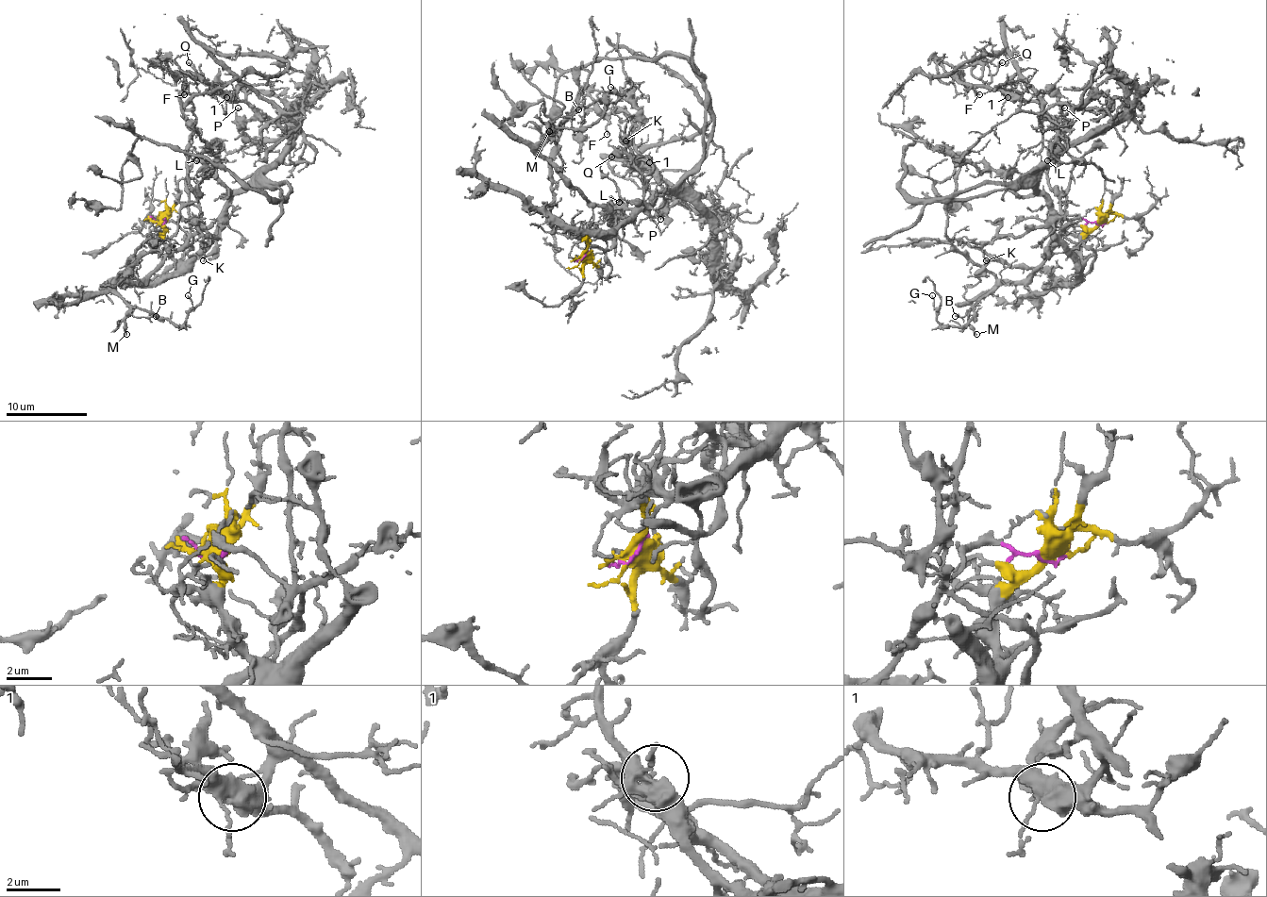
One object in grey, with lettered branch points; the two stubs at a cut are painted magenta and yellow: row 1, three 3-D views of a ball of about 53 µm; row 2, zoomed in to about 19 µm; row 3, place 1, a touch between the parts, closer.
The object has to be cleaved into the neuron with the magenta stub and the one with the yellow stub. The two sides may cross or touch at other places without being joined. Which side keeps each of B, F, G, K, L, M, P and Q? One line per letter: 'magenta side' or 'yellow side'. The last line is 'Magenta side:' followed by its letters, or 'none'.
B: magenta side
F: yellow side
G: magenta side
K: yellow side
L: yellow side
M: magenta side
P: yellow side
Q: yellow side
Magenta side: B, G, M

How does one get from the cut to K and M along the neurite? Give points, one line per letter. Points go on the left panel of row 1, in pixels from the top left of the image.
K: (159, 222), (163, 244), (184, 262), (190, 260), (221, 227), (221, 234), (208, 236), (202, 260)
M: (159, 224), (165, 217), (188, 236), (145, 278), (123, 280), (116, 287), (116, 295), (128, 307), (126, 334)

